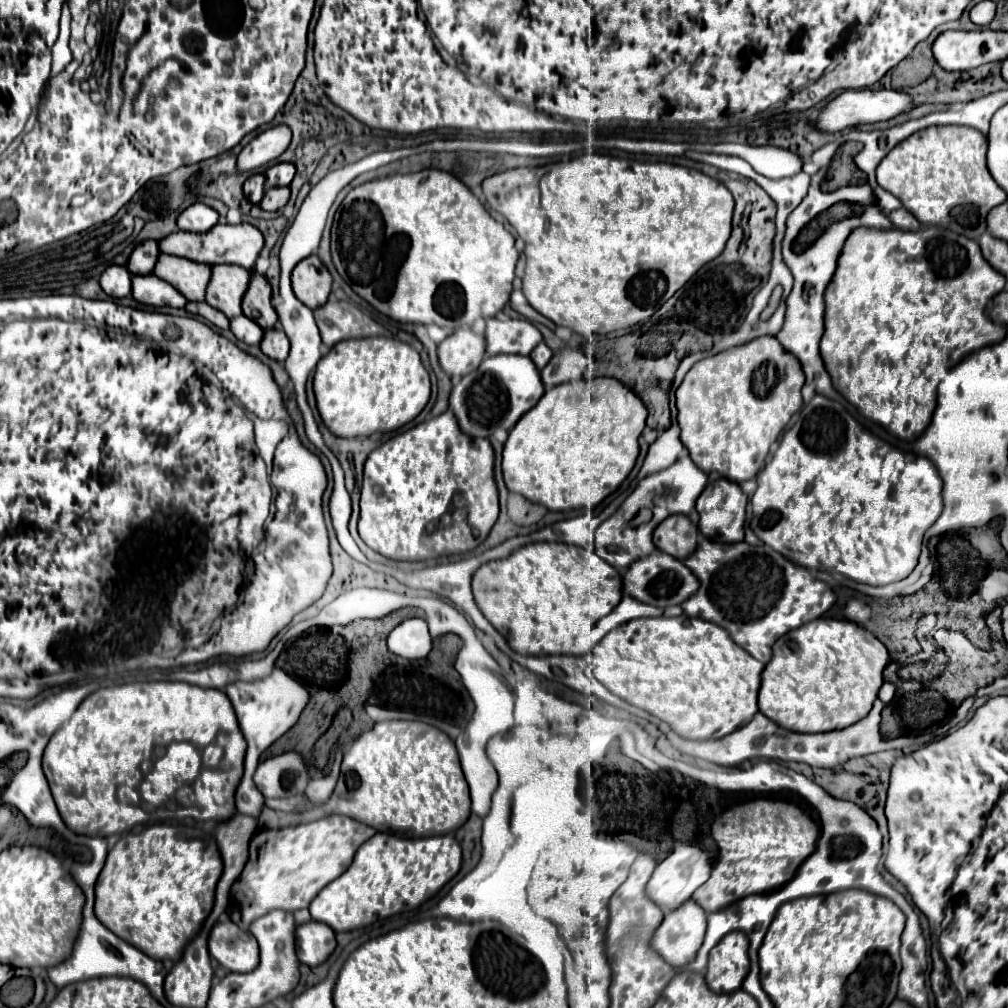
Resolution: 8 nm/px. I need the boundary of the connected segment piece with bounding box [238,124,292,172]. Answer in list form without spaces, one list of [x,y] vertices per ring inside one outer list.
[[[286,124],[272,126],[272,128],[264,130],[264,132],[260,132],[238,154],[238,170],[240,172],[256,170],[256,168],[276,160],[288,148],[290,136],[292,136],[292,132],[290,132],[290,128]]]

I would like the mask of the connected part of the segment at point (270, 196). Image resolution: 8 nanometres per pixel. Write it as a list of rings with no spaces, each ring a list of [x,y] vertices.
[[[270,188],[270,190],[266,190],[260,206],[268,212],[276,212],[276,210],[284,208],[288,198],[290,198],[290,188]]]

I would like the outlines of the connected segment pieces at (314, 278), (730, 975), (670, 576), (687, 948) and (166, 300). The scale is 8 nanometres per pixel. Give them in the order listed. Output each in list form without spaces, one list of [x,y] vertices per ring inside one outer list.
[[[308,256],[292,270],[292,288],[296,298],[310,310],[322,306],[328,300],[332,276],[318,256]]]
[[[730,932],[710,952],[706,984],[712,992],[728,994],[742,988],[748,972],[748,938],[744,932]]]
[[[654,552],[644,560],[636,560],[624,574],[624,592],[644,604],[652,604],[658,608],[682,604],[698,590],[698,586],[698,578],[680,560],[662,552]]]
[[[688,900],[666,914],[652,936],[652,948],[674,968],[690,964],[702,946],[706,932],[706,914],[694,900]]]
[[[152,274],[132,276],[132,298],[140,304],[172,306],[172,308],[184,308],[188,302],[176,288],[172,288],[168,282]]]

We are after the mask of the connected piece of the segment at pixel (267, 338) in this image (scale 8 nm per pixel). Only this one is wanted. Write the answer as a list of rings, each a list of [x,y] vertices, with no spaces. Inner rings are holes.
[[[270,328],[270,330],[264,330],[260,348],[266,356],[270,356],[278,362],[284,362],[288,356],[288,350],[290,350],[290,342],[288,342],[288,336],[280,328]]]

